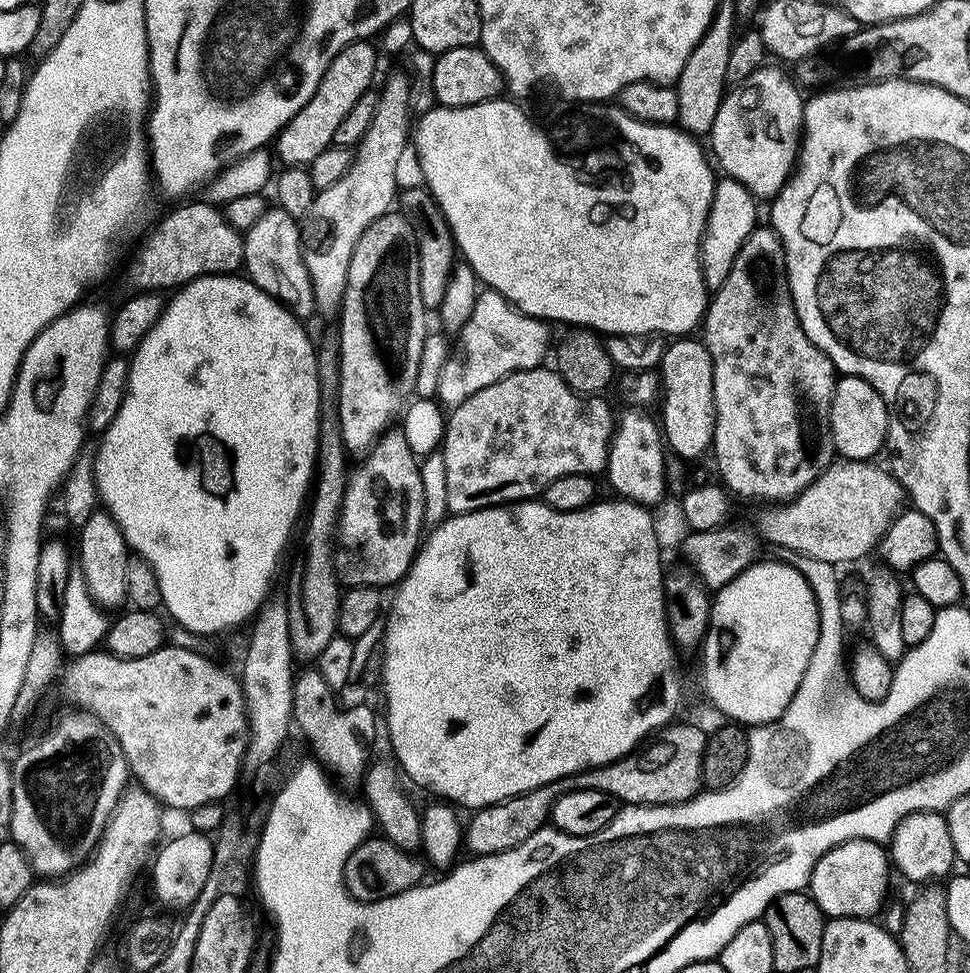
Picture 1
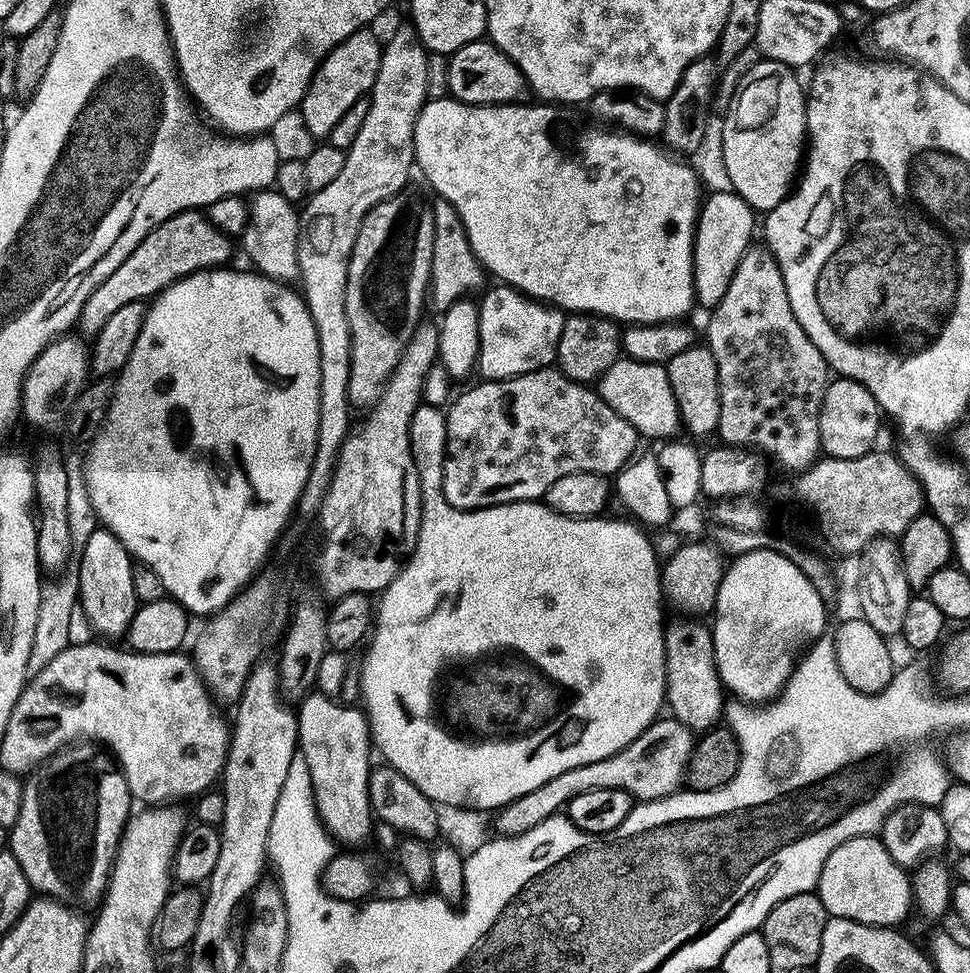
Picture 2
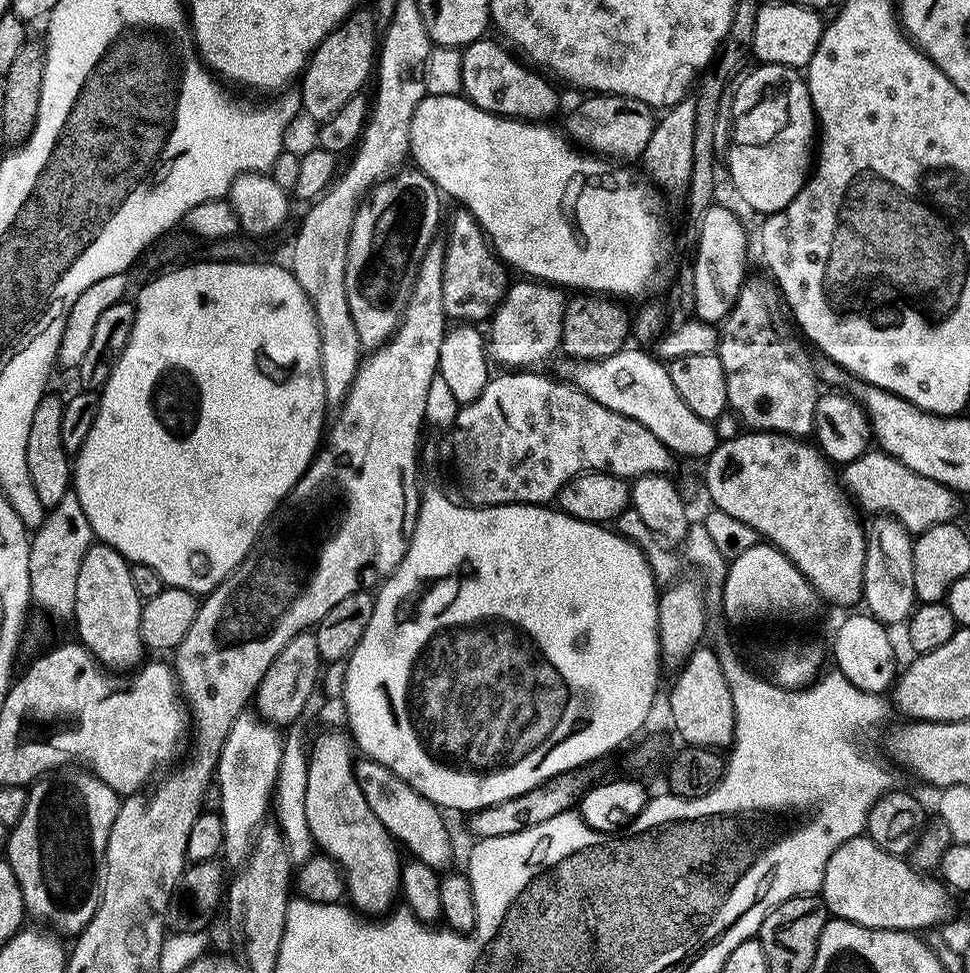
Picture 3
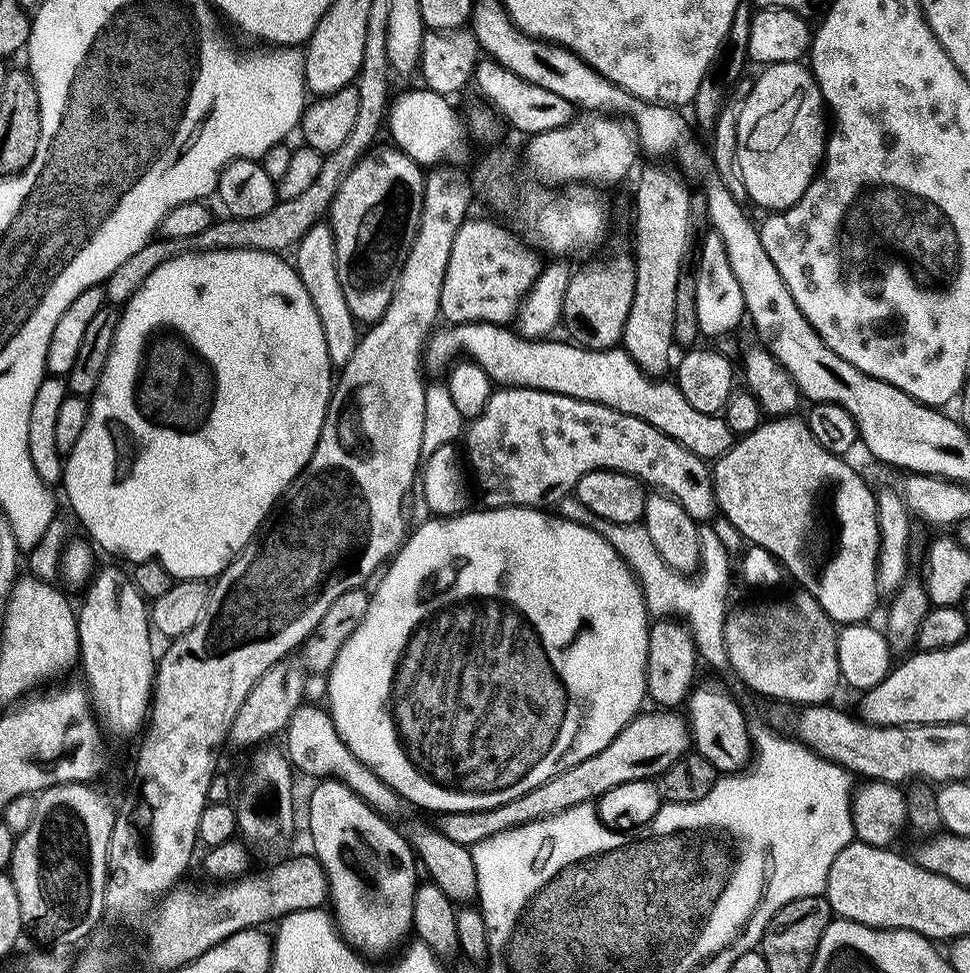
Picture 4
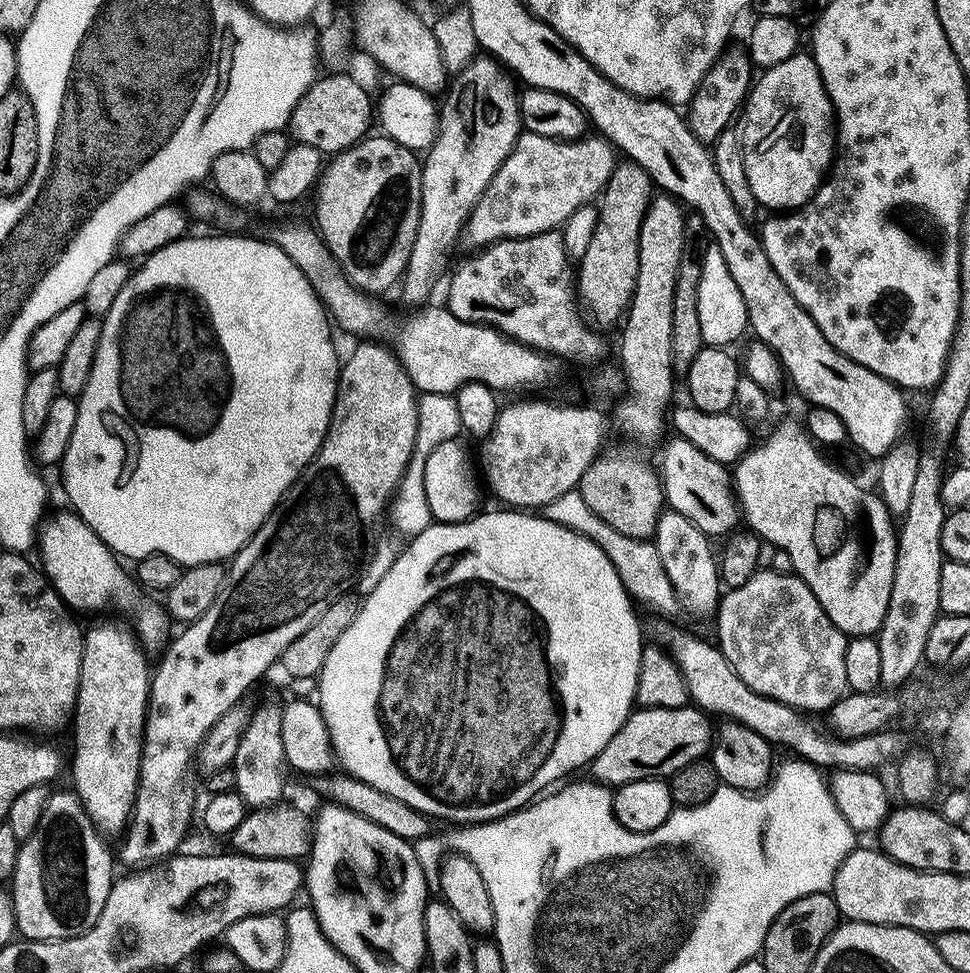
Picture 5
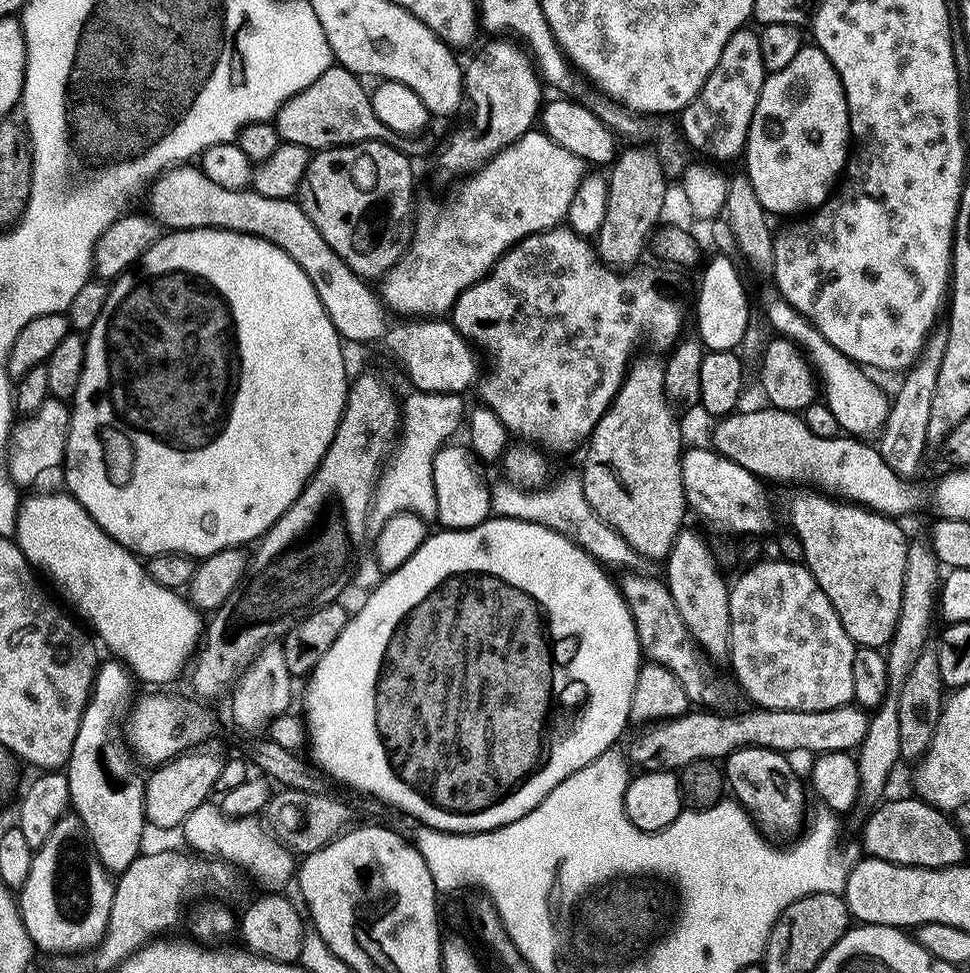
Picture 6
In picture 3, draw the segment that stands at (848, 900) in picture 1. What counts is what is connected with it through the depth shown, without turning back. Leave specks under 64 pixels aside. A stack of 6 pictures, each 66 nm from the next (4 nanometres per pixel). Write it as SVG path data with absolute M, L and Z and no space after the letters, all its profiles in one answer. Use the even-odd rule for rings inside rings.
M866 834L850 838L850 842L842 842L842 846L838 846L834 854L830 854L830 862L826 862L820 892L824 905L835 919L849 920L867 928L893 928L899 932L915 933L920 930L916 928L929 930L943 925L943 920L948 916L949 889L939 879L923 872L916 872L908 865L905 857L882 850L882 846L875 844Z

